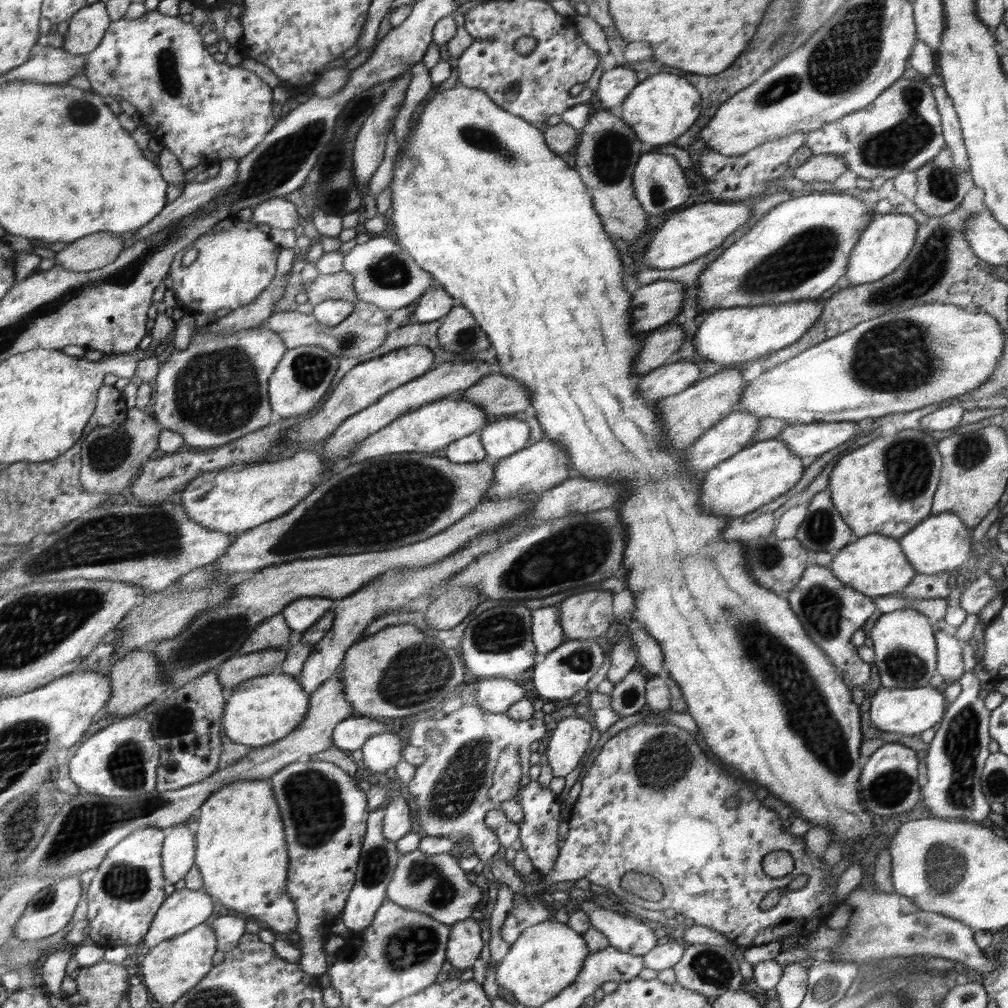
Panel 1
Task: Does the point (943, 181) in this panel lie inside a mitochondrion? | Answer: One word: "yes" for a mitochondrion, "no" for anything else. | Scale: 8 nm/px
yes

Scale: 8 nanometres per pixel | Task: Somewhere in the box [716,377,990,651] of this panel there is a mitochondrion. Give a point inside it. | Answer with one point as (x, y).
(907, 461)

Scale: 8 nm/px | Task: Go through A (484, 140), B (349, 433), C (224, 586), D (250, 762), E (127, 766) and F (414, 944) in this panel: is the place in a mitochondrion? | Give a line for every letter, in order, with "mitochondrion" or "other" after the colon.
A: mitochondrion
B: other
C: other
D: other
E: mitochondrion
F: mitochondrion

